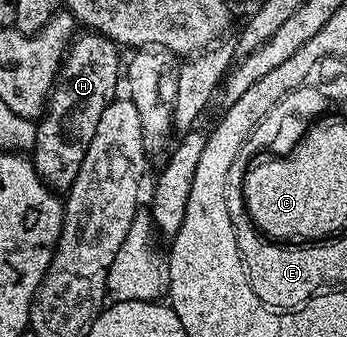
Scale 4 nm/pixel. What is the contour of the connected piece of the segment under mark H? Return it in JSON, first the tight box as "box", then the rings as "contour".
{"box":[36,34,122,193],"contour":[[[77,34],[71,40],[36,129],[36,171],[60,193],[67,192],[74,177],[78,177],[78,169],[90,149],[90,141],[94,141],[94,129],[98,129],[98,121],[102,121],[102,109],[117,98],[116,86],[122,83],[121,48],[107,35],[87,34]]]}

